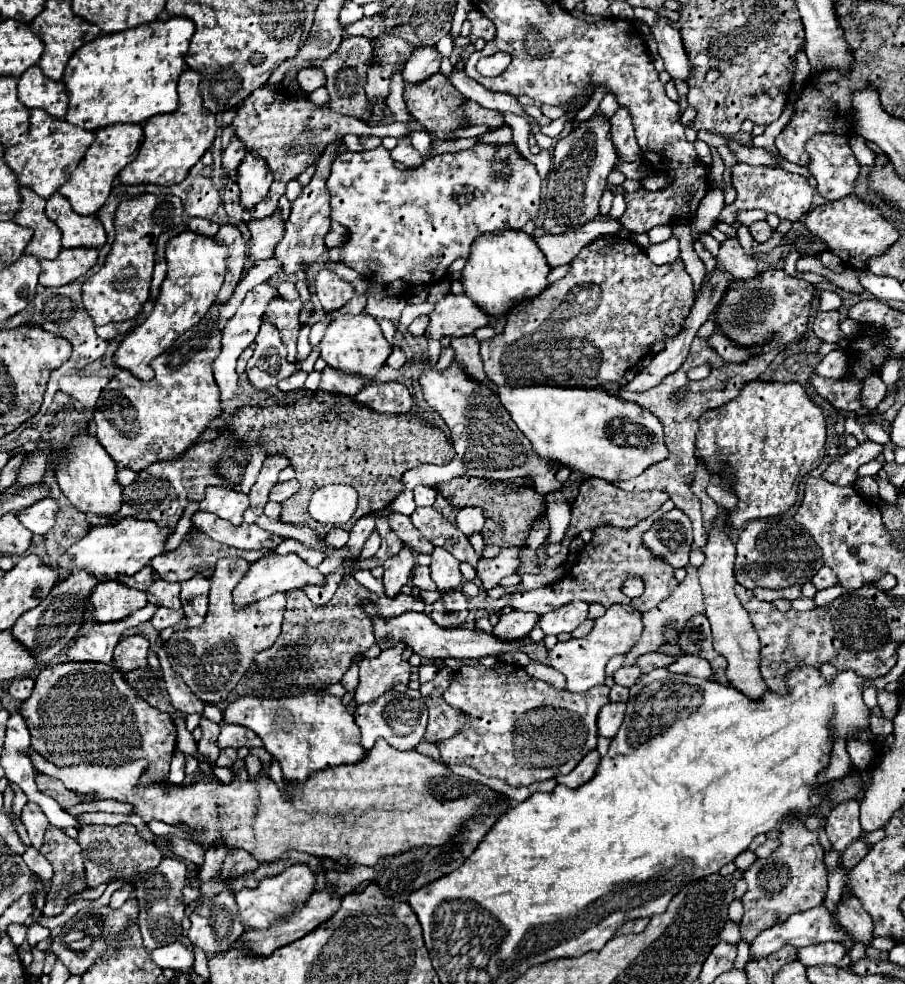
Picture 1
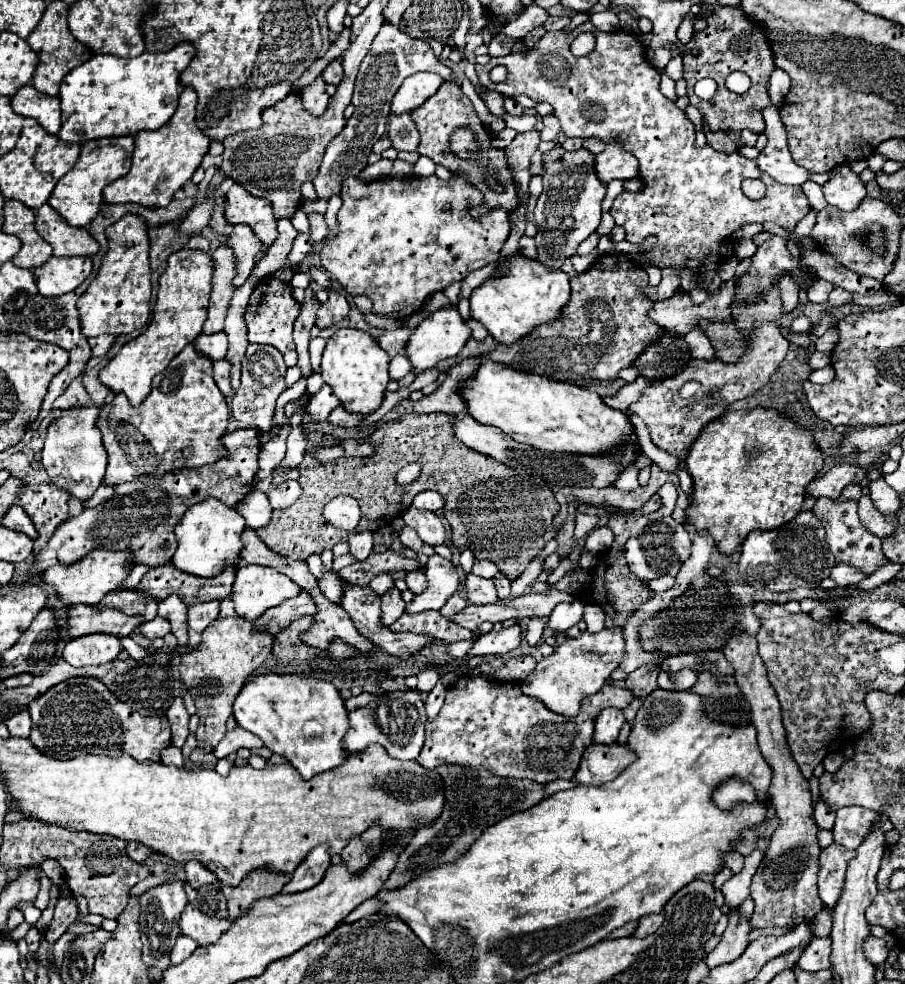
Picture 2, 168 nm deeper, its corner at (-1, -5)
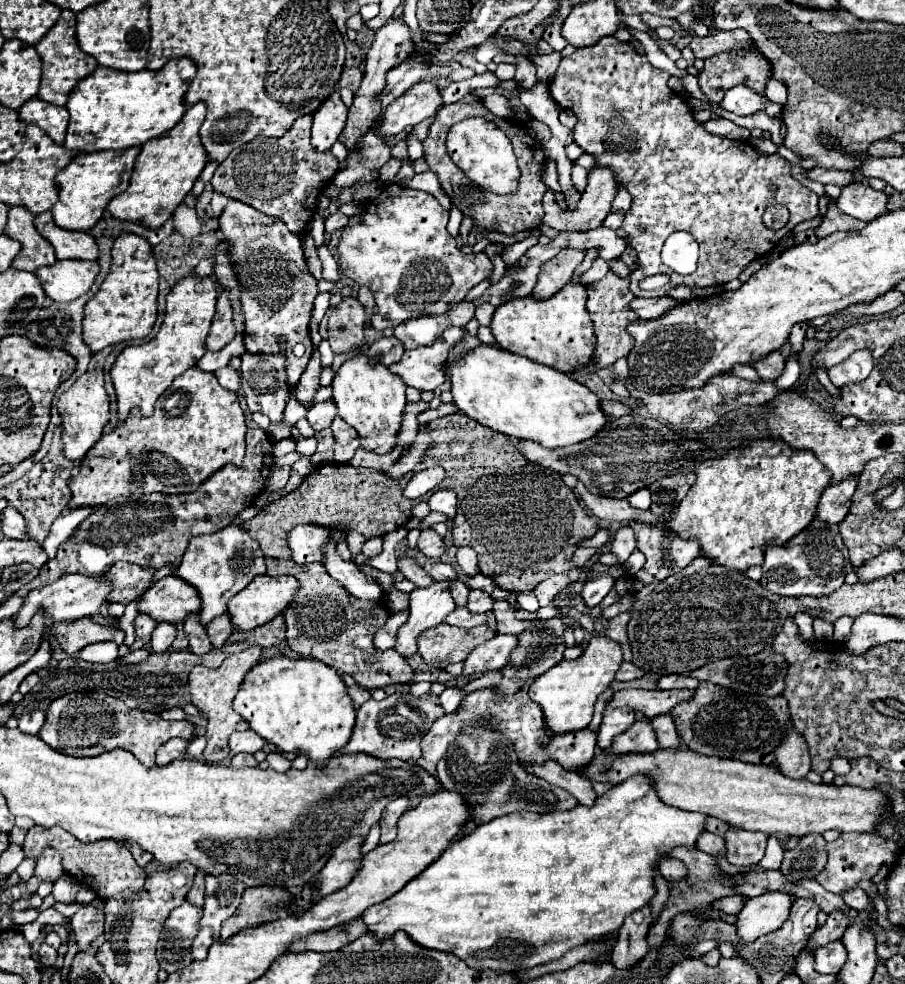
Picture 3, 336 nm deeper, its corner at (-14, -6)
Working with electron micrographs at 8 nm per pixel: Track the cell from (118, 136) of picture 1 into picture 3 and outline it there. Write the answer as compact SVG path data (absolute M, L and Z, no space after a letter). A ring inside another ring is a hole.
M134 146L134 148L128 148L128 150L102 150L102 152L92 152L92 154L78 154L70 162L70 166L66 166L56 176L60 190L58 190L58 202L52 206L54 222L64 230L90 230L90 228L94 228L96 222L102 218L108 202L114 196L118 196L120 192L124 192L124 188L128 188L128 182L130 182L138 154L140 154L140 146Z

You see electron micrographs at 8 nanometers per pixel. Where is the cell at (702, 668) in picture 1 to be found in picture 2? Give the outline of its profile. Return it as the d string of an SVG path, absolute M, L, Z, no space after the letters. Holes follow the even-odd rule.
M683 669L679 673L659 671L657 685L659 689L667 689L667 691L687 691L691 689L691 685L695 685L695 681L697 681L697 673L691 669Z

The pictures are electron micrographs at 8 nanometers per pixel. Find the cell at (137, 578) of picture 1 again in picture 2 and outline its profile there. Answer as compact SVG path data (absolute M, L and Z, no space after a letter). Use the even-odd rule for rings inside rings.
M111 591L99 605L99 609L119 609L125 615L141 615L143 621L157 617L157 603L153 597L135 591Z

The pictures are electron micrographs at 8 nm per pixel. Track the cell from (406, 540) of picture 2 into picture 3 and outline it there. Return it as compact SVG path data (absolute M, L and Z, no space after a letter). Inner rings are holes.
M432 528L420 532L418 548L420 548L420 552L426 554L428 558L440 558L440 556L444 554L444 542L442 542L442 538L440 538Z

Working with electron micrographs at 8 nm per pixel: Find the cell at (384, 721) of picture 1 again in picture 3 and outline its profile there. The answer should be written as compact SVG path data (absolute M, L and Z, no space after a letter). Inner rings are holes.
M390 694L382 702L370 698L358 708L352 738L340 752L364 752L376 758L400 758L406 762L416 762L420 758L420 742L424 734L428 734L432 722L436 722L436 718L442 714L442 706L430 702L426 696L414 698L412 694Z

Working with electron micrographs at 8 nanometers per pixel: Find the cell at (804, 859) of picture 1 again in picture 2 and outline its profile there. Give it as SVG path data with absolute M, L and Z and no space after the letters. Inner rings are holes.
M747 633L735 635L731 637L731 643L723 647L723 653L727 661L735 665L735 681L751 705L759 749L773 771L769 795L773 809L779 817L779 827L771 835L765 857L751 881L751 897L755 899L751 927L789 927L791 921L811 919L825 907L815 889L821 847L817 843L819 827L813 819L813 799L809 793L809 781L801 775L787 745L779 699L775 689L771 689L771 683L767 681L767 669L757 653L757 639L749 637Z

